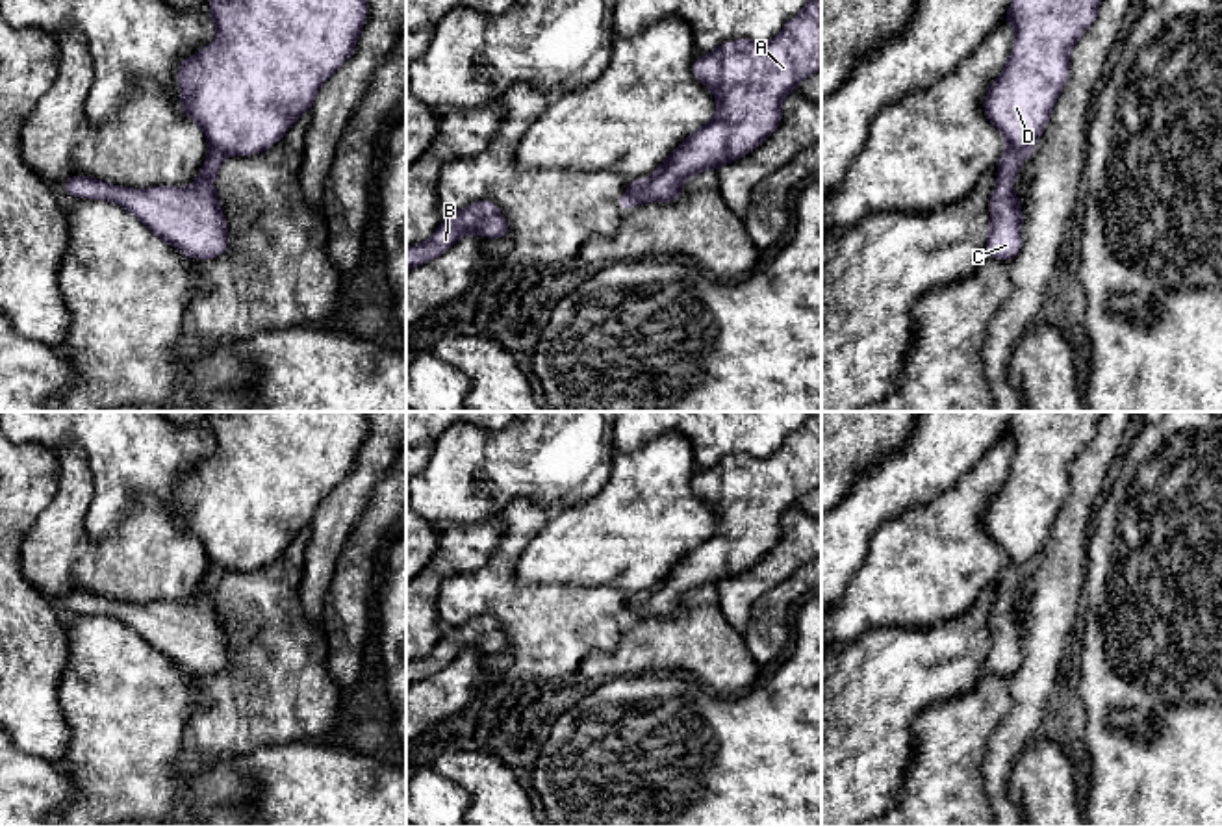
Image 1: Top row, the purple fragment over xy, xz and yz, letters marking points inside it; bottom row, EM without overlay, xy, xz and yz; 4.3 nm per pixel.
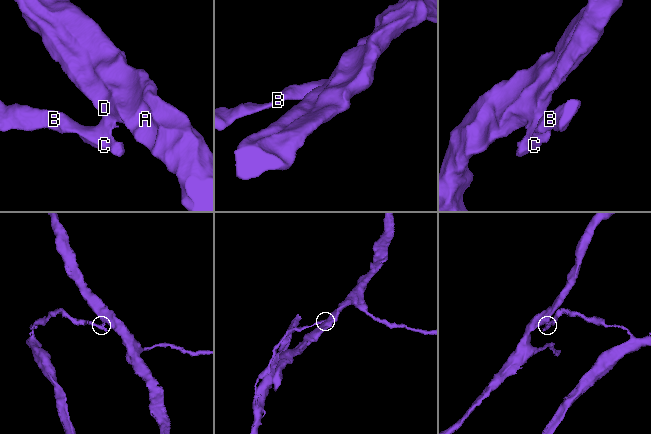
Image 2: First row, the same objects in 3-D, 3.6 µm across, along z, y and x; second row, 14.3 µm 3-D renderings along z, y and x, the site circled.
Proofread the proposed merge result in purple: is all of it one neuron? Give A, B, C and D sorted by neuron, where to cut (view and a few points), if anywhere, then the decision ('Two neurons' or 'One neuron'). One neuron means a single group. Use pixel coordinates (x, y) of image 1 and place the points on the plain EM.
Groups: A D / B C. Split along yz (1007, 560), (1031, 564). Two neurons

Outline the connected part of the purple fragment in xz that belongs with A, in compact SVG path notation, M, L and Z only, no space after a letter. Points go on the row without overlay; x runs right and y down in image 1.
M808 412L807 423L790 434L770 458L751 454L727 456L719 464L699 471L692 488L708 503L716 515L714 534L684 556L653 586L653 593L630 608L630 617L675 617L682 610L688 592L718 586L736 577L768 554L783 536L783 514L799 497L821 484L821 412Z

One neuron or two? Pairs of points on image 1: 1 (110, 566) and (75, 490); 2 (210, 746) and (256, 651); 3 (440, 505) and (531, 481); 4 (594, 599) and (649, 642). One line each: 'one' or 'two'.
1: one
2: one
3: one
4: two

